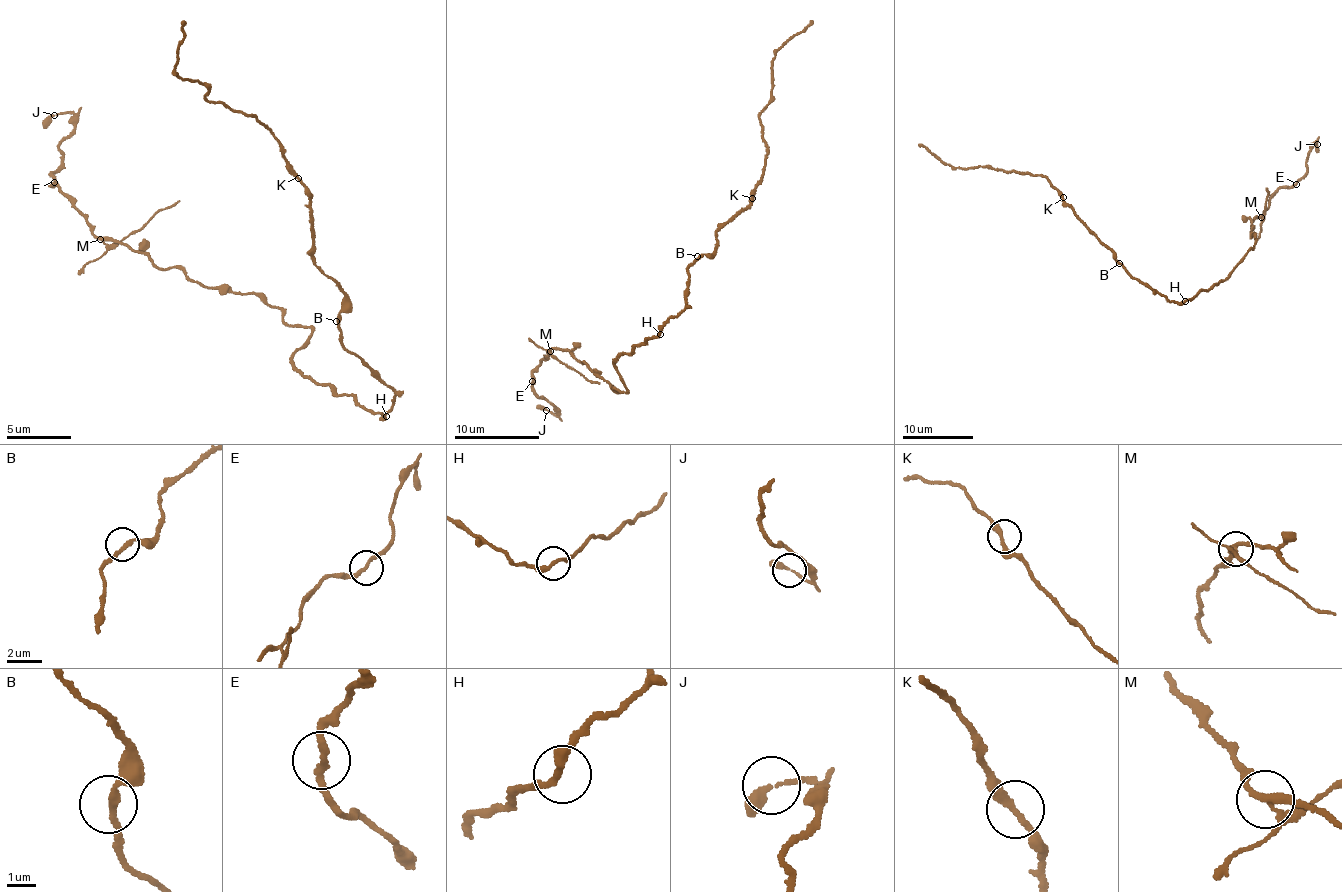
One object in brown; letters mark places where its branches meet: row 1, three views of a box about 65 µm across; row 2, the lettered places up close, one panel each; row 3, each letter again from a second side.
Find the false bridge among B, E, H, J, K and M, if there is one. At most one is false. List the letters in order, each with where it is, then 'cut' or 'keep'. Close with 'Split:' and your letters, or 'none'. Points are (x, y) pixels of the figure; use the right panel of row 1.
B: (1119, 263) | keep
E: (1296, 184) | keep
H: (1185, 301) | keep
J: (1317, 144) | keep
K: (1063, 197) | keep
M: (1261, 217) | cut
Split: M

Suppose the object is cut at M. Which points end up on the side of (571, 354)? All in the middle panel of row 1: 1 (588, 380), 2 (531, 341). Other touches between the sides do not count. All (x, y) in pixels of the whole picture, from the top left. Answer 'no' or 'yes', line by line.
1: no
2: no

